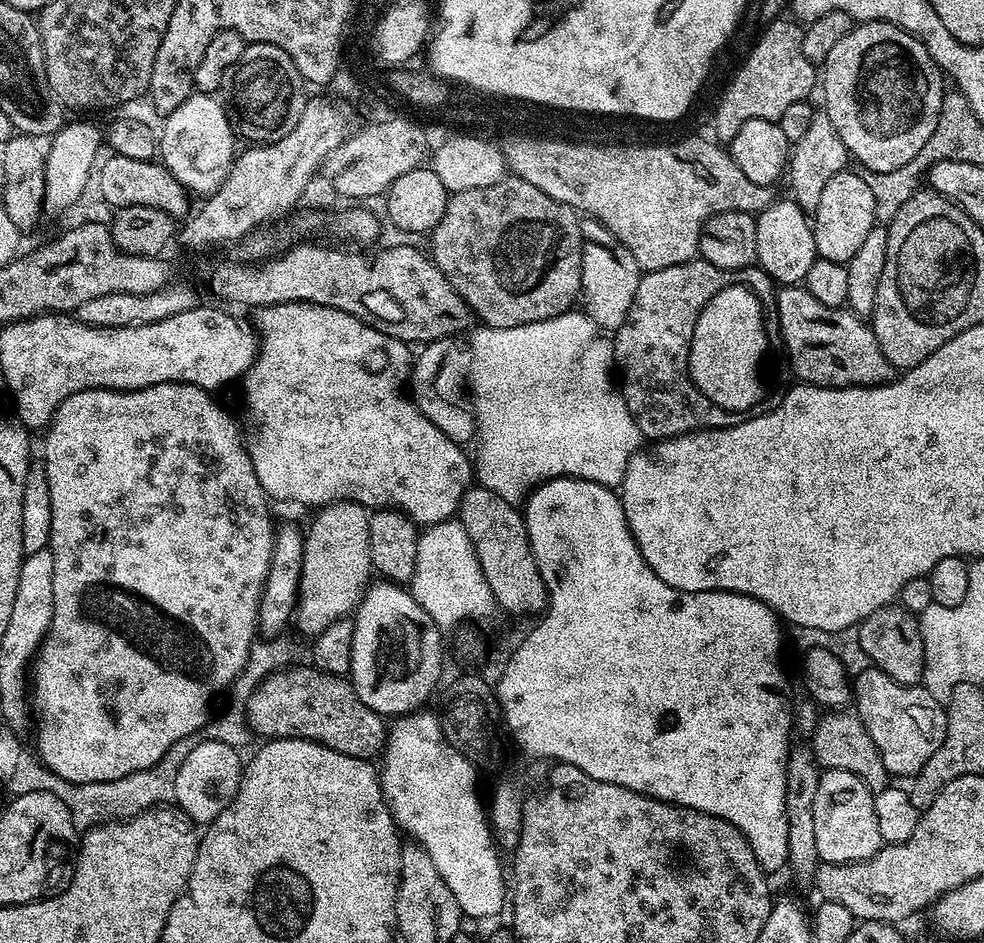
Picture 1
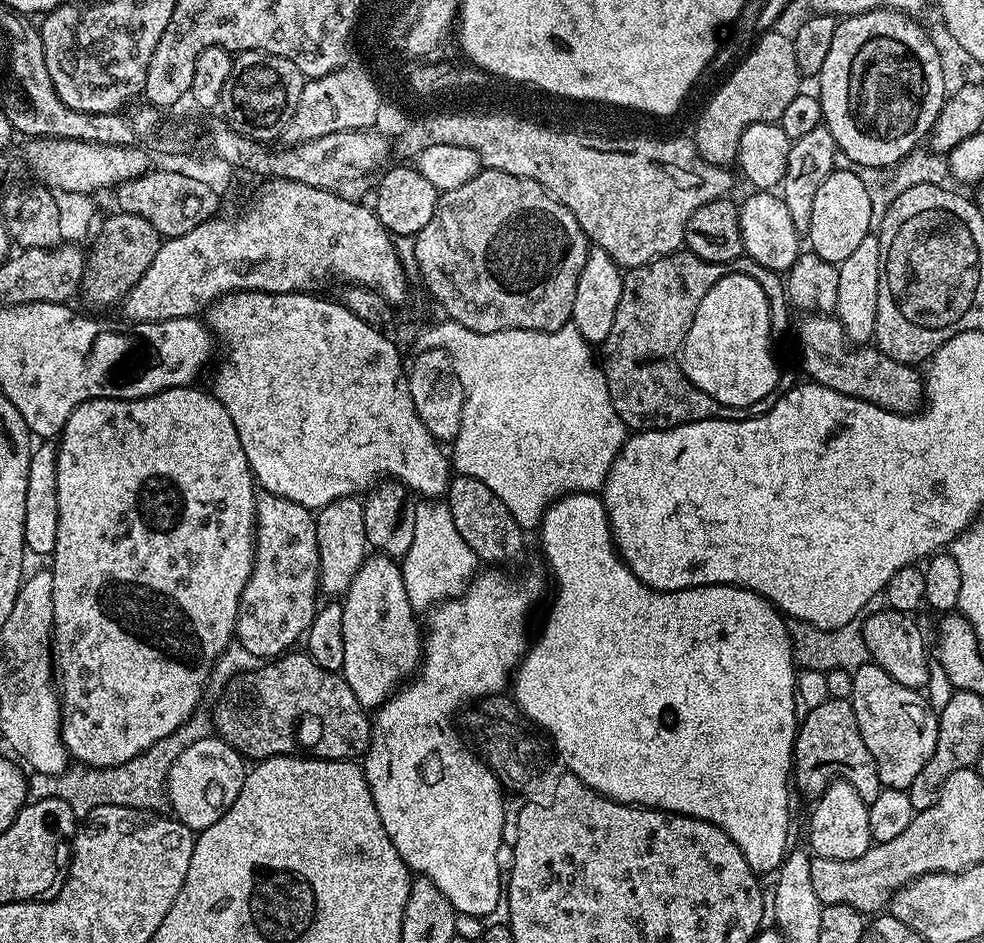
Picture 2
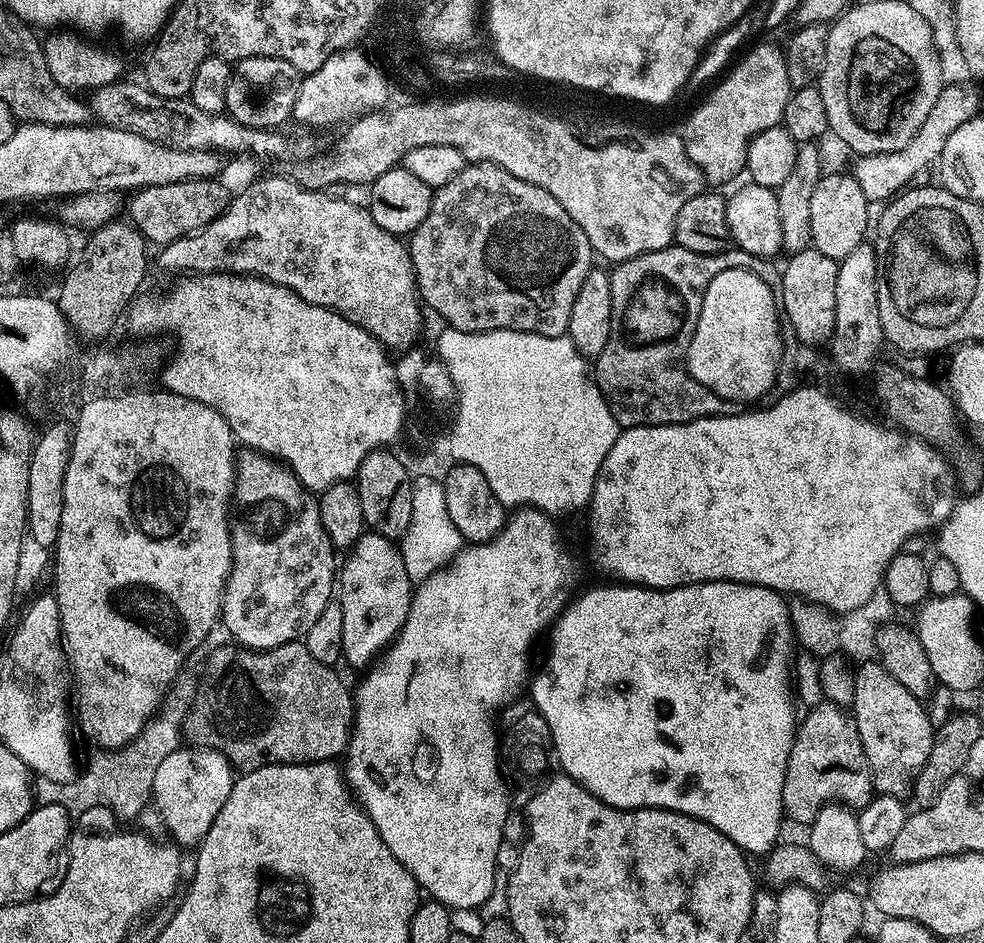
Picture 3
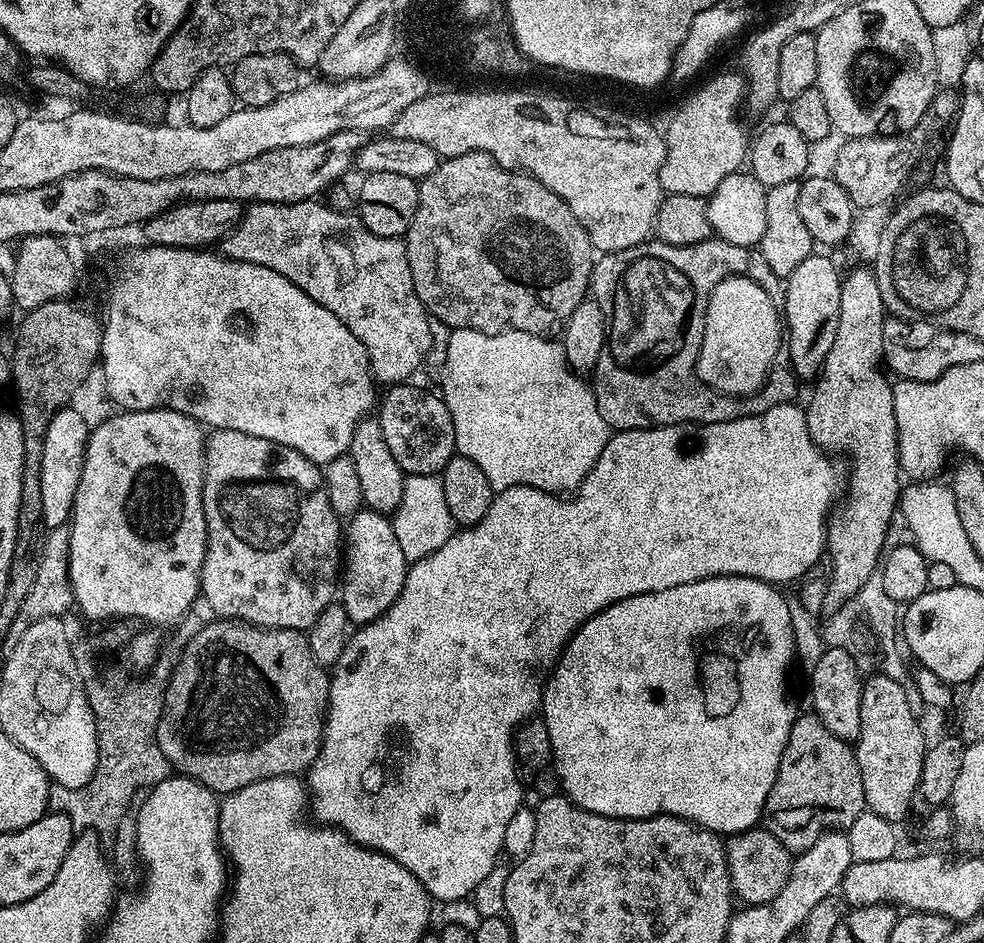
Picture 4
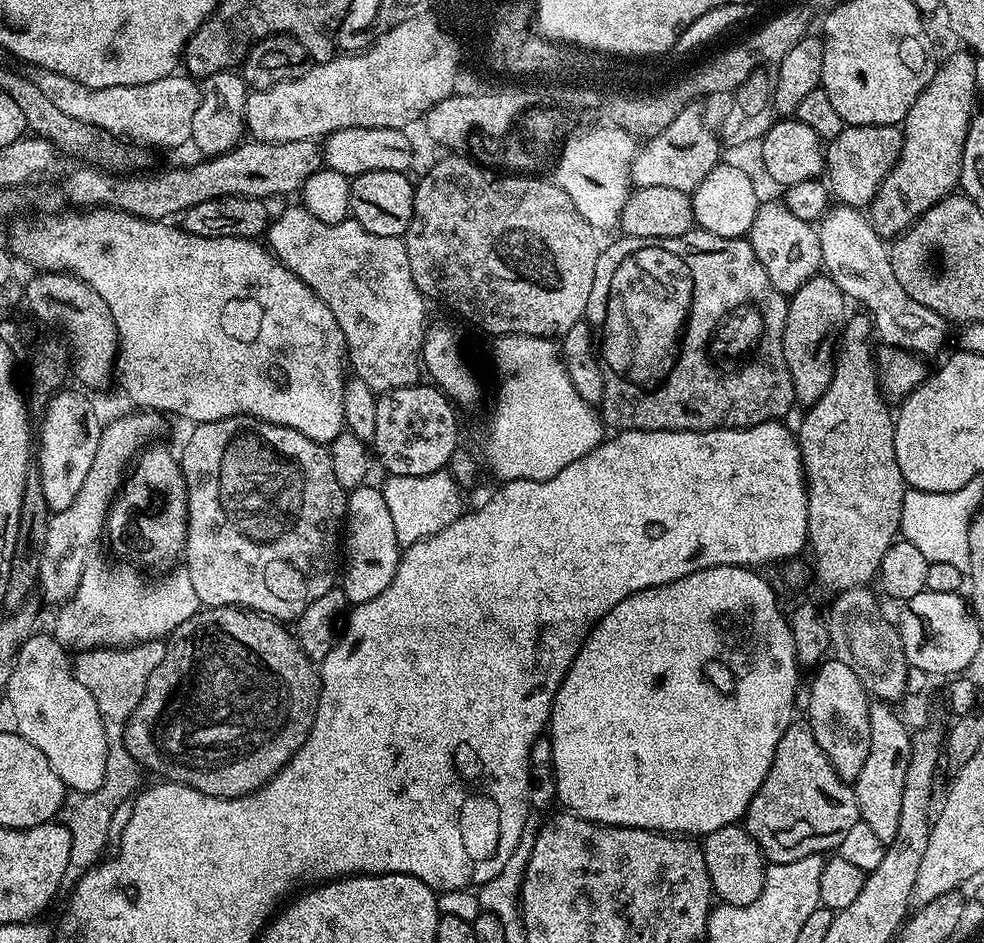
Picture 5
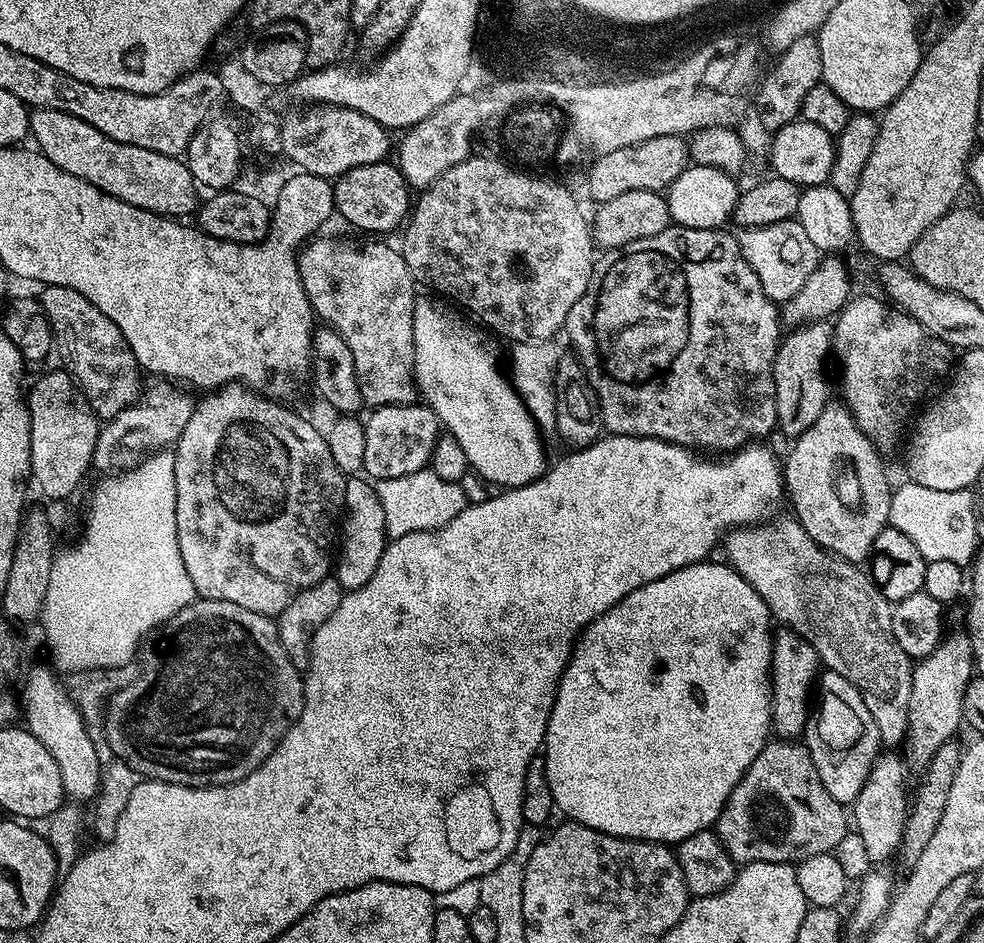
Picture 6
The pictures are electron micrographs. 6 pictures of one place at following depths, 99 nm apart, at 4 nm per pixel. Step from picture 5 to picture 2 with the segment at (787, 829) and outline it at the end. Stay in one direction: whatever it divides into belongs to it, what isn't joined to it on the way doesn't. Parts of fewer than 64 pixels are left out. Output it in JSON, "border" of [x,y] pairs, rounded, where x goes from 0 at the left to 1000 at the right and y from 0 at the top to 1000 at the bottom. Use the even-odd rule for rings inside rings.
{"border":[[[837,740],[812,765],[807,794],[807,831],[824,846],[832,846],[848,827],[859,827],[872,838],[882,854],[892,846],[896,832],[892,812],[876,787],[872,766],[868,761],[865,741]]]}

